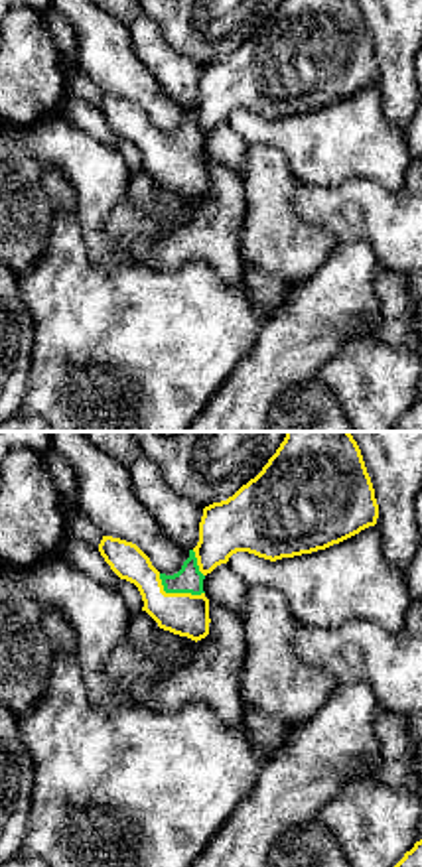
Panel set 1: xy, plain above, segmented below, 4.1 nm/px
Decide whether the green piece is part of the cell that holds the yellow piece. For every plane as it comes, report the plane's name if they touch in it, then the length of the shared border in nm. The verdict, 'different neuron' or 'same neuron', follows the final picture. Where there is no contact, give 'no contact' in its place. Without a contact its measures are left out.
meets yellow in xy; contact 200 nm long

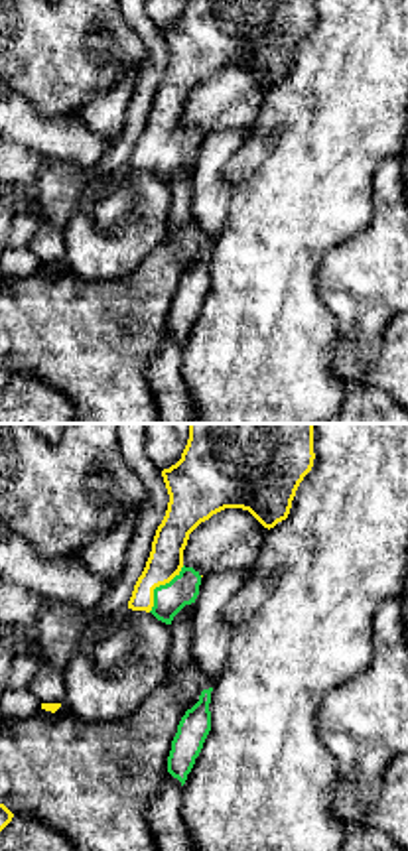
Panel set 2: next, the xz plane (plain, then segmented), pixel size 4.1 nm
meets yellow in xz; contact 240 nm long

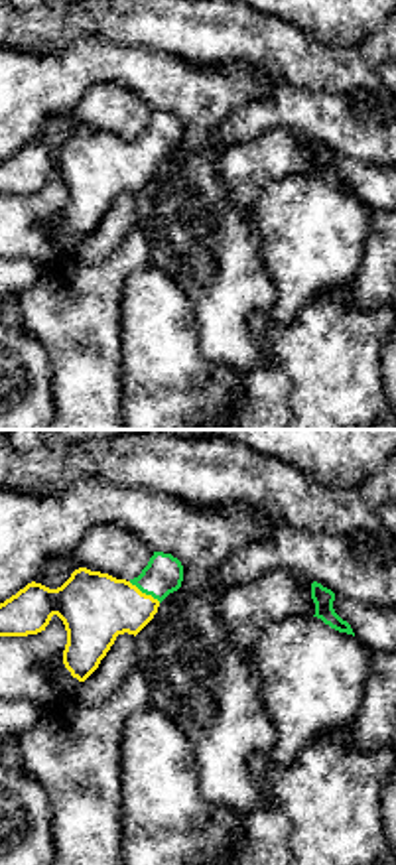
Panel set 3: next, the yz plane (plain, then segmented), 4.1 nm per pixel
meets yellow in yz; contact 160 nm long

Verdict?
same neuron

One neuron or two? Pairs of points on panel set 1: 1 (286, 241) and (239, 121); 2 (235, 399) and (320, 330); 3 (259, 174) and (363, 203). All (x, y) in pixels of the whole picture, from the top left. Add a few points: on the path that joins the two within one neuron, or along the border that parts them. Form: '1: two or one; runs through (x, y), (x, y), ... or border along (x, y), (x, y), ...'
1: two; border along (247, 142), (275, 146), (290, 166)
2: one; runs through (257, 381), (298, 341)
3: two; border along (298, 186), (292, 207), (306, 221), (324, 227)

